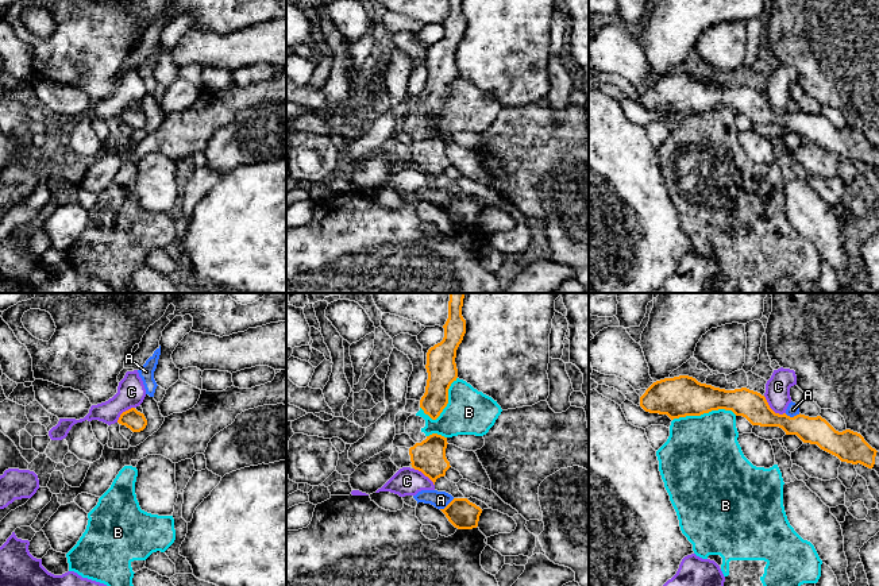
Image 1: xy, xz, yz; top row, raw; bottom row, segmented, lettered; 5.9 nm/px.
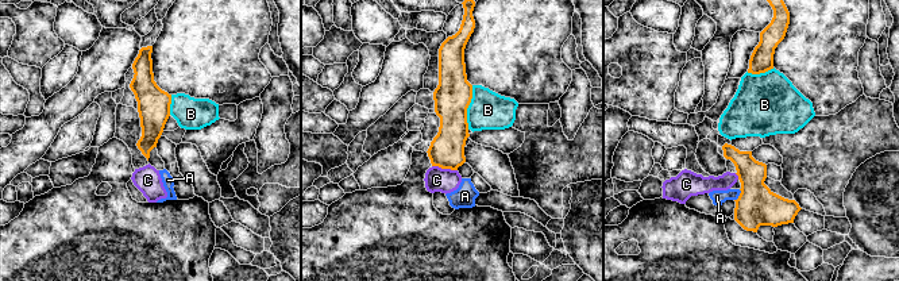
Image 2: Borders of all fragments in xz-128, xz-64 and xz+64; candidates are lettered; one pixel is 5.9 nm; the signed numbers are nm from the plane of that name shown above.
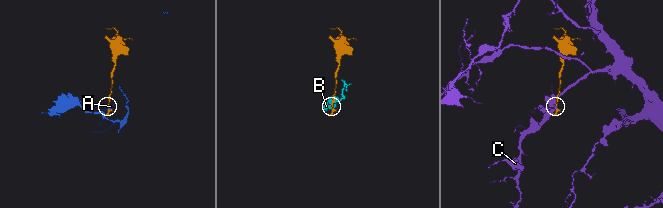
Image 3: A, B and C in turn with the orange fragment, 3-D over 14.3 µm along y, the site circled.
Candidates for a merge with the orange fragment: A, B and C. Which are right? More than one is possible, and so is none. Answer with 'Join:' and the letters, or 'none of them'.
Join: none of them

